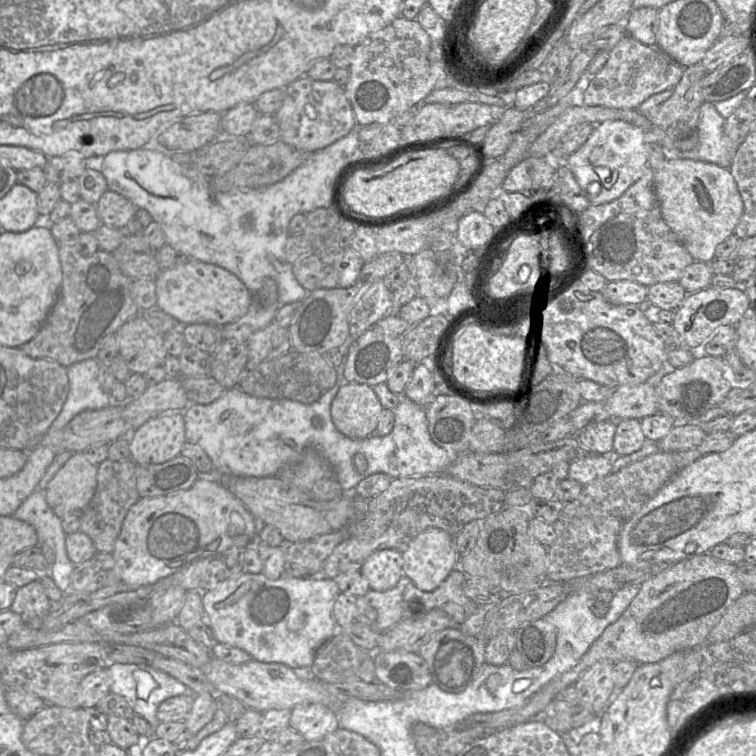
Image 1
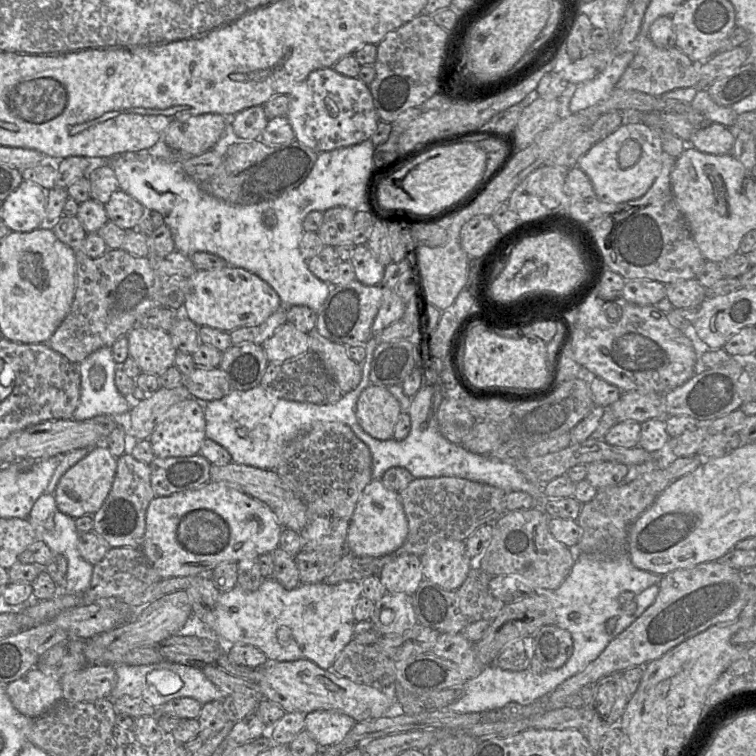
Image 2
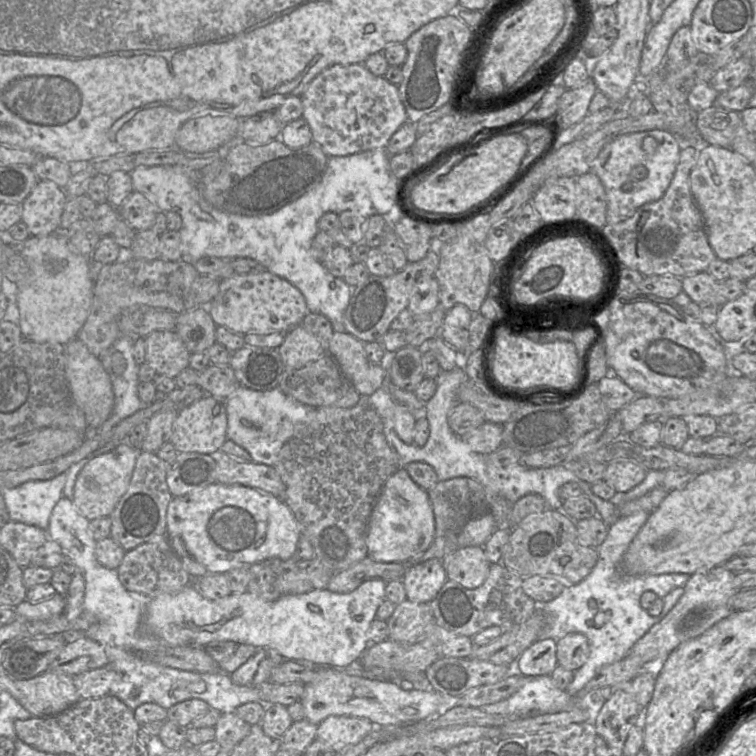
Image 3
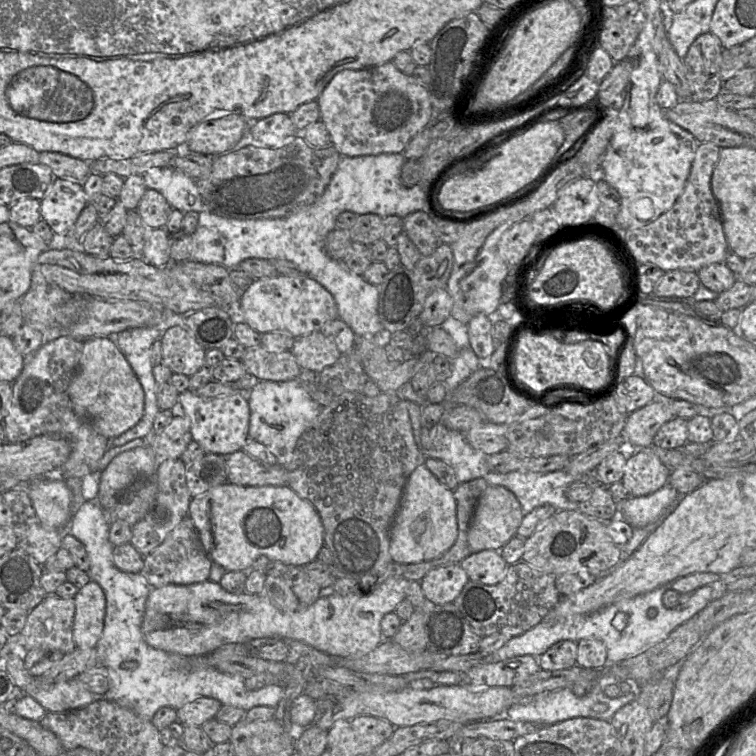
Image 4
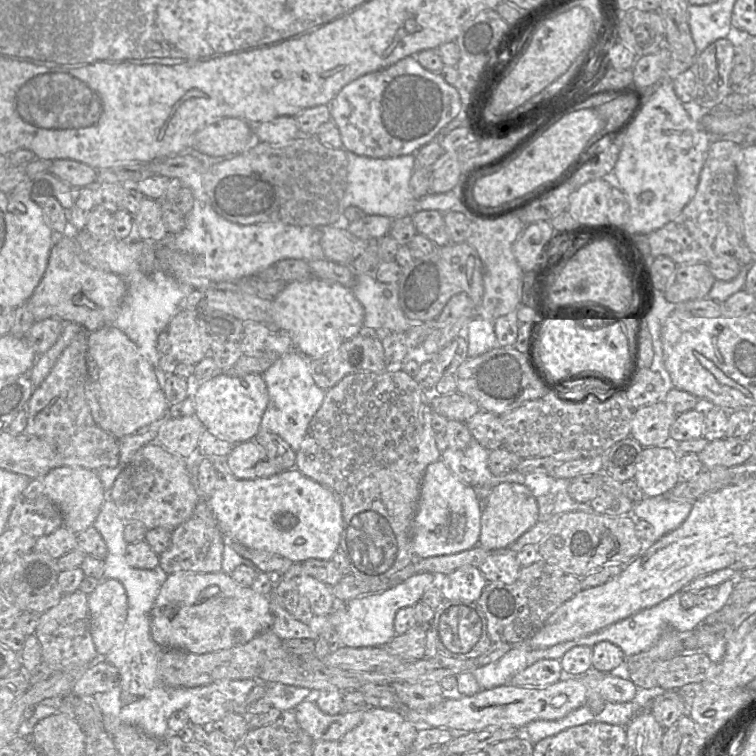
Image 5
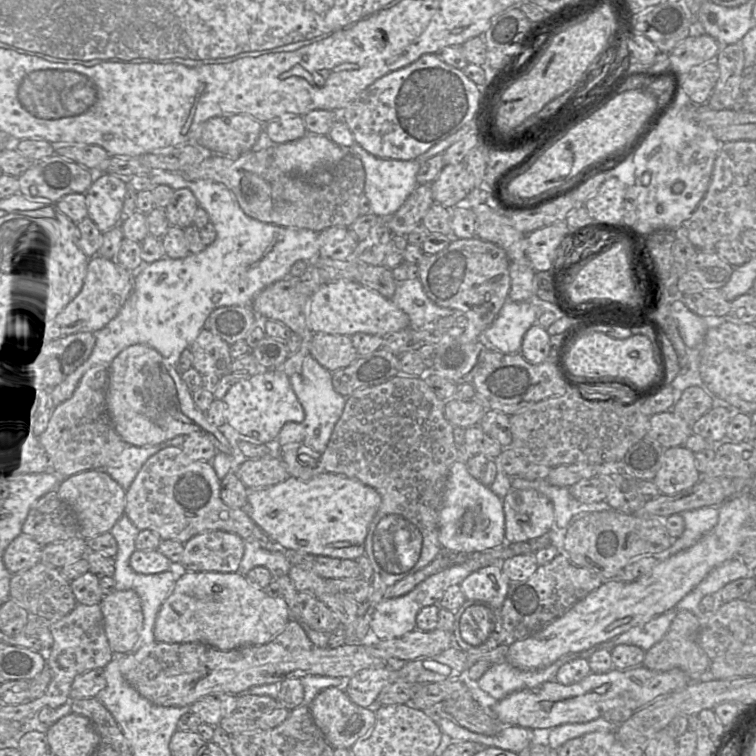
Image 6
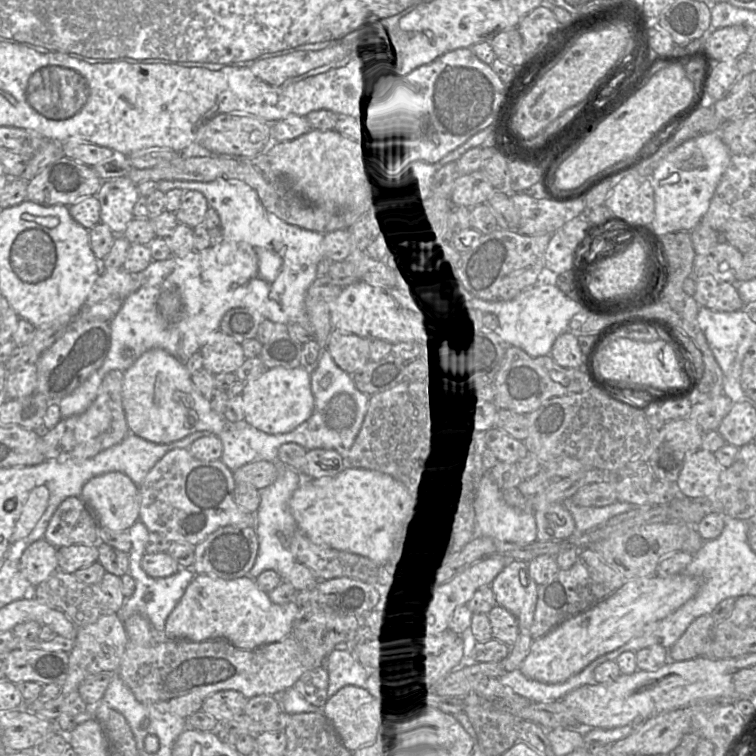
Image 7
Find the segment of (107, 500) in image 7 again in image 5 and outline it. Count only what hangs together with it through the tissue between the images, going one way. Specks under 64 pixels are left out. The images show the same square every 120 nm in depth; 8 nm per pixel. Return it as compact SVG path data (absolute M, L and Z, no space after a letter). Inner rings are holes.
M70 466L51 469L39 479L43 483L43 494L52 500L63 517L63 526L74 534L91 527L107 497L96 471Z

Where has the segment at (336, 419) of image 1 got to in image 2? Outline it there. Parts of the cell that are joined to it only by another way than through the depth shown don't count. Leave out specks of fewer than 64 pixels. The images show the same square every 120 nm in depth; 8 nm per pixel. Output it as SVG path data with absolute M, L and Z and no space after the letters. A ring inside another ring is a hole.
M369 385L361 392L356 404L358 424L378 440L393 438L401 413L398 400L382 386Z

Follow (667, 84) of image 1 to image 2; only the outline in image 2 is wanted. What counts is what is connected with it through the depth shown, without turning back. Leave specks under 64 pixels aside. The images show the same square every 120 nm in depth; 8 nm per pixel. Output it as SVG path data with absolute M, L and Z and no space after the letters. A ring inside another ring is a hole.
M640 28L640 33L636 38L634 57L617 82L615 89L633 90L652 96L662 96L675 89L695 87L699 81L702 64L703 62L690 59L677 47L661 48L656 46L648 35L641 35Z

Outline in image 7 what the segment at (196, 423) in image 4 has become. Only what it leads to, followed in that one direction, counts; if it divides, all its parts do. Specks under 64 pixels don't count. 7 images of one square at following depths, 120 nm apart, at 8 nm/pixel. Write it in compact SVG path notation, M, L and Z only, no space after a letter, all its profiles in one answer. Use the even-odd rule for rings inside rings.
M298 367L267 368L258 379L246 383L241 394L243 421L270 435L293 431L307 421L315 408L315 392L312 383L312 369Z

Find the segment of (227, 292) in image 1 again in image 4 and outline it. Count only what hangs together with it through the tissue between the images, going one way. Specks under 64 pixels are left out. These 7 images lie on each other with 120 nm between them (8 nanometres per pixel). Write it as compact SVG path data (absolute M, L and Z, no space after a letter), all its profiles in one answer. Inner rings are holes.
M276 276L255 279L241 296L243 322L257 332L283 332L295 338L319 332L329 321L338 318L338 308L332 294L308 276Z

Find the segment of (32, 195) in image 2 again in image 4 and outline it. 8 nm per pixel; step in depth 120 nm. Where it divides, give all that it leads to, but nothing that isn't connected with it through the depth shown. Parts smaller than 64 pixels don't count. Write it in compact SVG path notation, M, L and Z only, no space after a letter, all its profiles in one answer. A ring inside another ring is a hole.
M55 178L40 200L41 221L57 238L62 238L76 221L91 197L84 195L81 181Z

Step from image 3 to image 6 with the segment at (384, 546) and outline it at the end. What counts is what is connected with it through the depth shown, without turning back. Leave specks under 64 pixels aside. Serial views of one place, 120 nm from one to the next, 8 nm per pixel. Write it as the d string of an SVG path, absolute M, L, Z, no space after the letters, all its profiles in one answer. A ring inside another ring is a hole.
M456 461L450 468L439 509L439 542L443 551L474 554L505 543L505 515L502 498L477 481L466 465Z

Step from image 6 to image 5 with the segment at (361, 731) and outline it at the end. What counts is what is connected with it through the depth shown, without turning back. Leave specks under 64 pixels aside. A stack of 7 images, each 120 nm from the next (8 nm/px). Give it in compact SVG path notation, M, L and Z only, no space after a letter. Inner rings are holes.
M304 699L294 708L300 727L314 740L339 741L356 727L366 710L353 710L338 714L323 712L313 699Z

